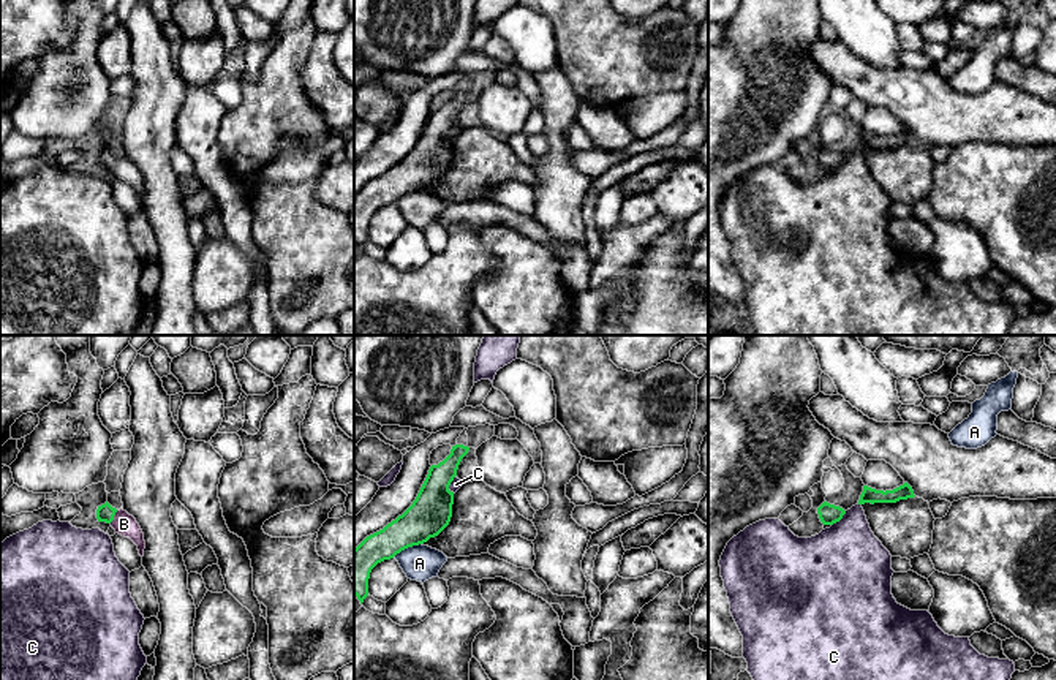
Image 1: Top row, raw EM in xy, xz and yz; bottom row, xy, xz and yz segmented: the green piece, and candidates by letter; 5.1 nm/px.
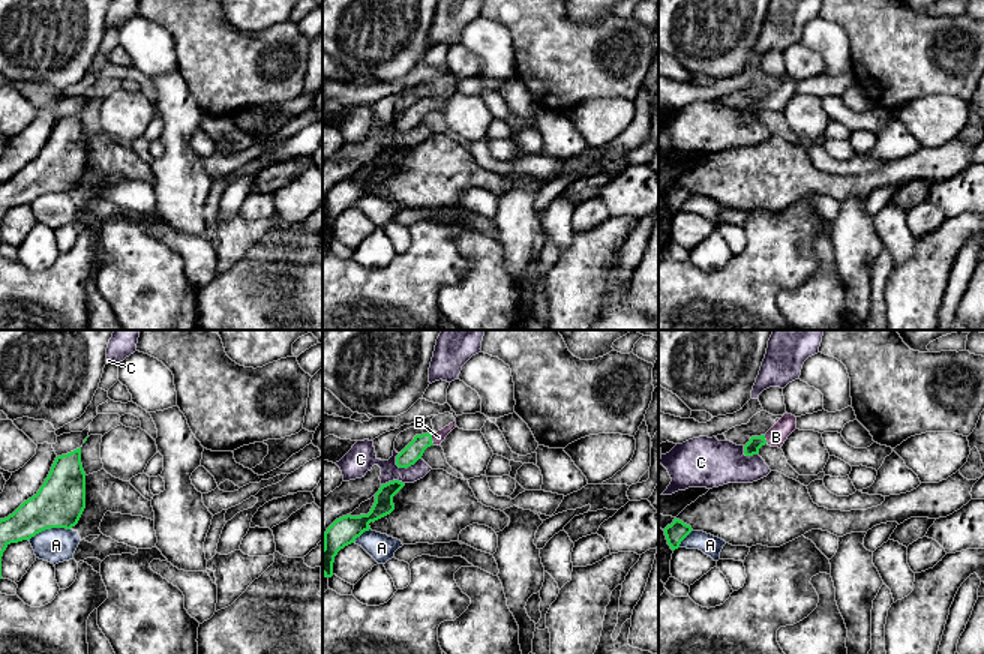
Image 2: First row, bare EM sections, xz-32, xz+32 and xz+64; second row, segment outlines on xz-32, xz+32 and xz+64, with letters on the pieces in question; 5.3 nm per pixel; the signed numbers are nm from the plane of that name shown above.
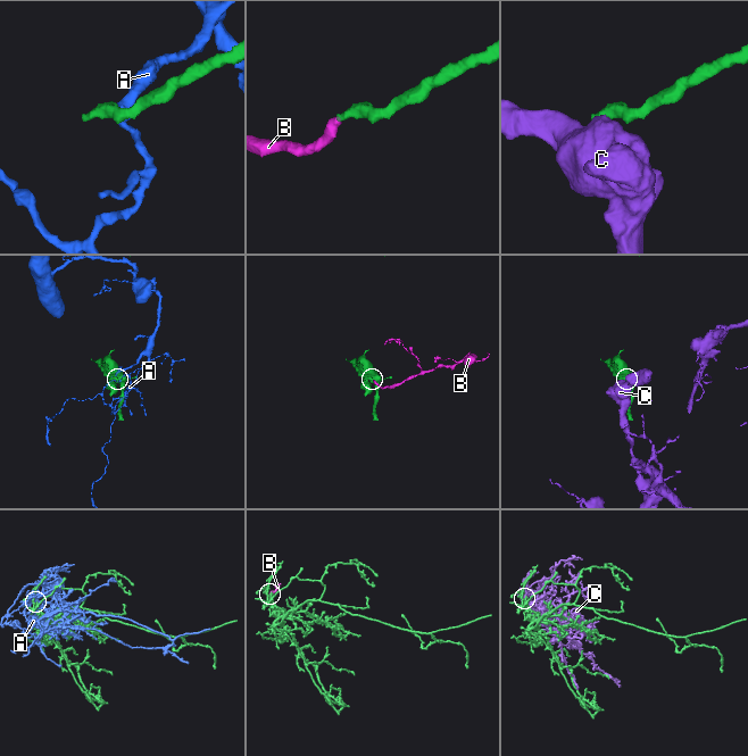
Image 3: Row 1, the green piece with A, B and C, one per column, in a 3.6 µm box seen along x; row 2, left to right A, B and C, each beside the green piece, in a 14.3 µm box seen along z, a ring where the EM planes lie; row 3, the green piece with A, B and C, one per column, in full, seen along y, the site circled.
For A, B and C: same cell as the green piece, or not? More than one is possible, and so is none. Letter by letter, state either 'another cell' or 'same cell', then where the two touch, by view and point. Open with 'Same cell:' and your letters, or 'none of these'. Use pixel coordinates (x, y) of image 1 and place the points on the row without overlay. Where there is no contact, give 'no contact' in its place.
Same cell: B
A: another cell; meets green in xz at (407, 193)
B: same cell; meets green in xy at (113, 163)
C: another cell; meets green in yz at (840, 165)

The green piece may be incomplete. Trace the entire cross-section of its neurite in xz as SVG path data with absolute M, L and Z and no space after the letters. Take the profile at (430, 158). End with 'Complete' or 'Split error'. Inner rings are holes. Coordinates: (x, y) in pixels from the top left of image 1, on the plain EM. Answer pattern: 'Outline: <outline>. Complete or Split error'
Outline: M463 90L452 92L443 108L430 112L413 150L354 195L354 240L360 250L368 242L370 218L378 209L427 188L449 171L454 150L454 138L449 131L468 96L470 93Z. Complete

